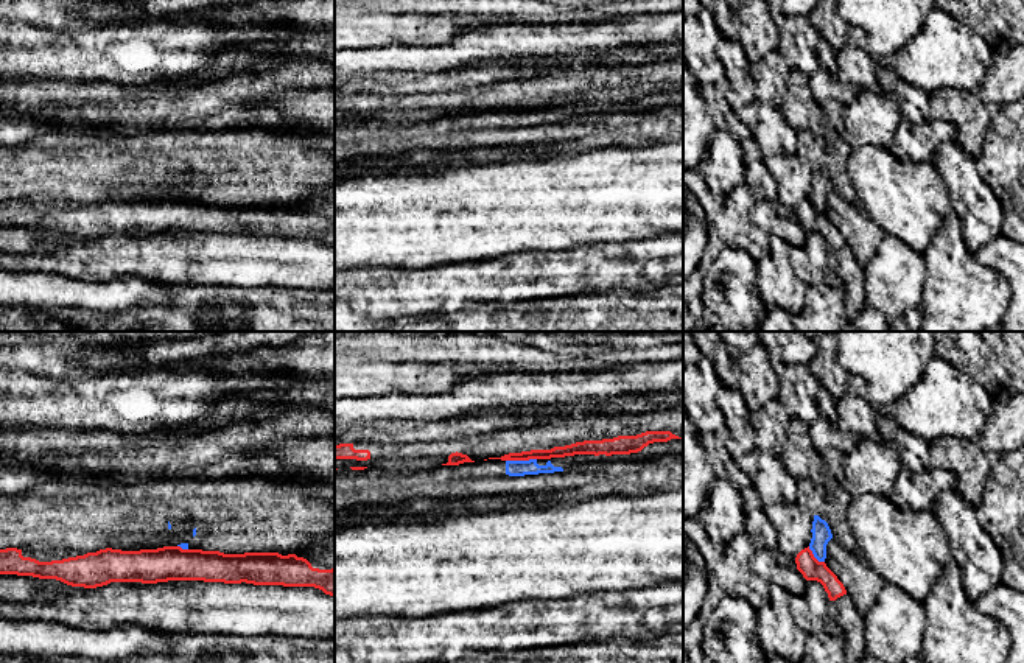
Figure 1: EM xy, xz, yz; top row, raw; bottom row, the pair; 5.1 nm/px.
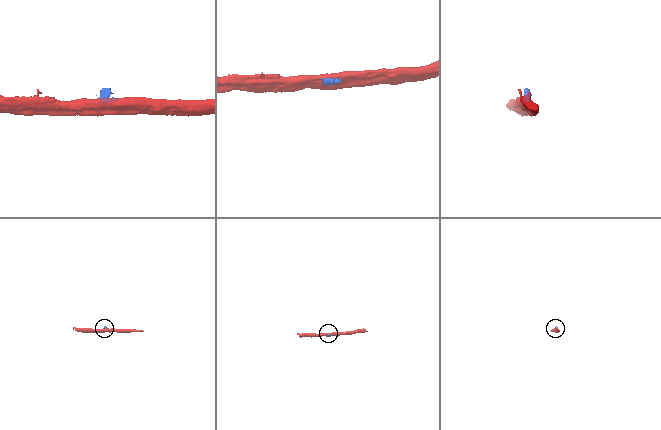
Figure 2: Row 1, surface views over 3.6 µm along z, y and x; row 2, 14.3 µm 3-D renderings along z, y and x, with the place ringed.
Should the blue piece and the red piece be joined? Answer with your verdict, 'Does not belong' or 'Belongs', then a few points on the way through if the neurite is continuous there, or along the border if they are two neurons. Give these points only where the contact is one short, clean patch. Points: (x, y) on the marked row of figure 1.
Does not belong. Boundary: xz (536, 458), (506, 461)

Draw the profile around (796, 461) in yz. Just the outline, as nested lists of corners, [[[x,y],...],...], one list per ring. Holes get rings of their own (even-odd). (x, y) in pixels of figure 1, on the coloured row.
[[[791,419],[786,425],[786,436],[789,444],[780,454],[784,468],[795,479],[809,476],[814,482],[822,484],[828,478],[825,459],[812,445],[808,423]]]

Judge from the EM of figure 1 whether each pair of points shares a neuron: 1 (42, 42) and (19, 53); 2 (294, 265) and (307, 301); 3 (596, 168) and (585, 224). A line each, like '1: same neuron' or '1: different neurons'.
1: same neuron
2: different neurons
3: same neuron

